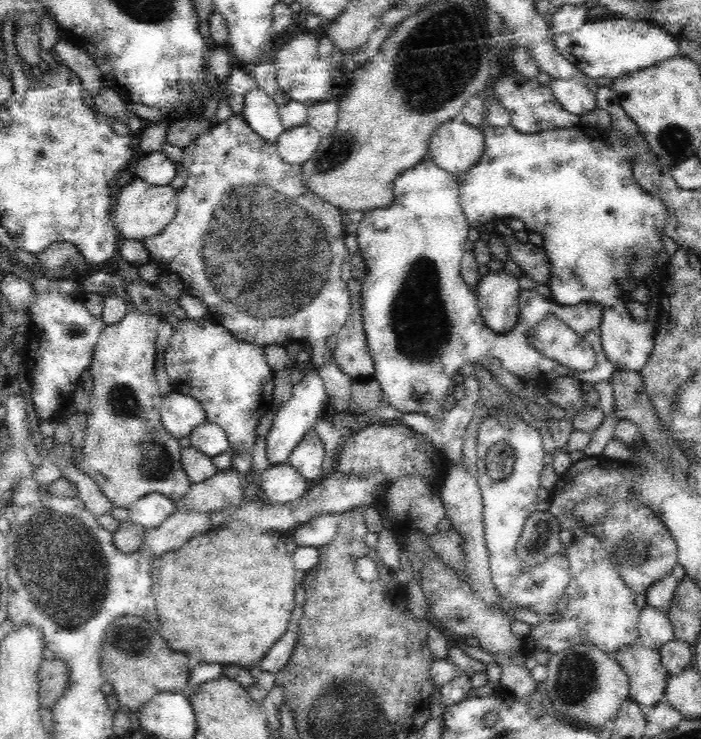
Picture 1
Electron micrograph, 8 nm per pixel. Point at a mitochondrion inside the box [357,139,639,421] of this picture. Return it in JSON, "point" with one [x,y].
{"point":[412,303]}

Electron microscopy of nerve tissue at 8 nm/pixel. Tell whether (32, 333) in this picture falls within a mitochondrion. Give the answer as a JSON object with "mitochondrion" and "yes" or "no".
{"mitochondrion":"no"}

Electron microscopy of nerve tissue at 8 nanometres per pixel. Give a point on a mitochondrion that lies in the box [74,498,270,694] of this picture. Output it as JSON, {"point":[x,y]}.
{"point":[132,643]}

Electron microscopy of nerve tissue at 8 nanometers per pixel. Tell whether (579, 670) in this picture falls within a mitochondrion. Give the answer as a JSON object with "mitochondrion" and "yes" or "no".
{"mitochondrion":"yes"}

